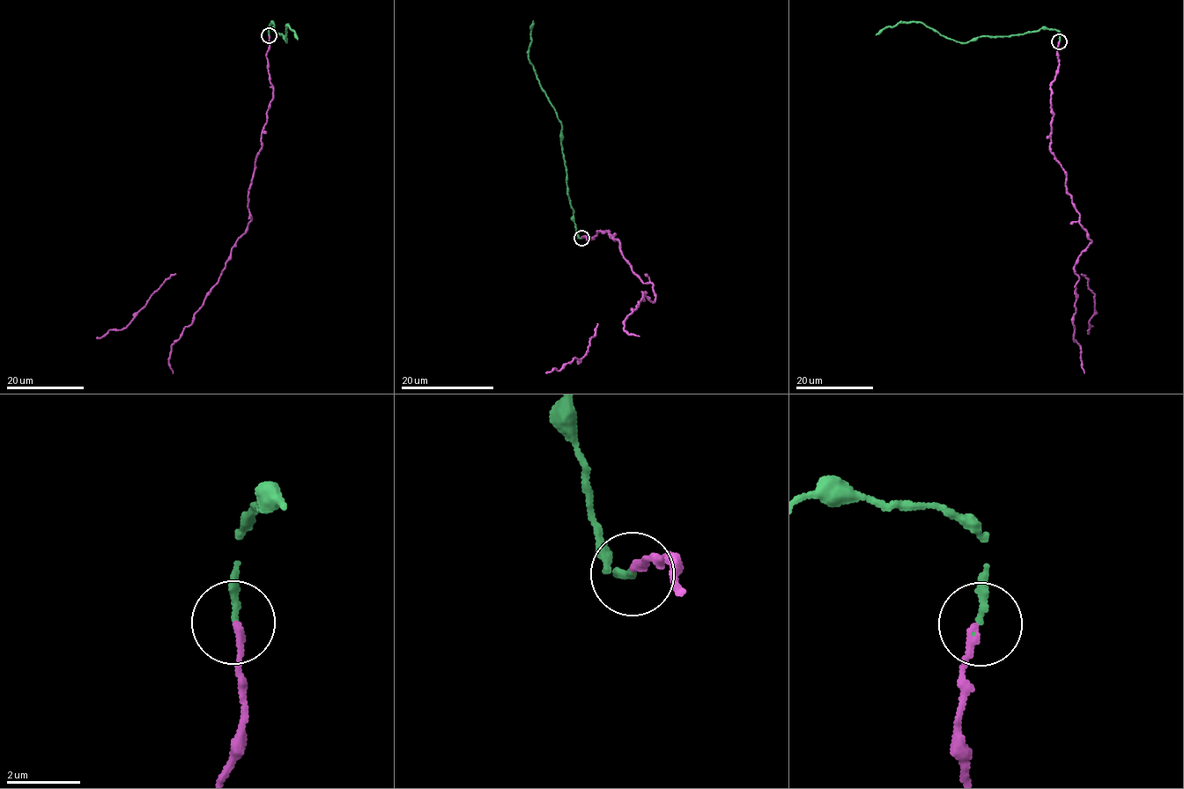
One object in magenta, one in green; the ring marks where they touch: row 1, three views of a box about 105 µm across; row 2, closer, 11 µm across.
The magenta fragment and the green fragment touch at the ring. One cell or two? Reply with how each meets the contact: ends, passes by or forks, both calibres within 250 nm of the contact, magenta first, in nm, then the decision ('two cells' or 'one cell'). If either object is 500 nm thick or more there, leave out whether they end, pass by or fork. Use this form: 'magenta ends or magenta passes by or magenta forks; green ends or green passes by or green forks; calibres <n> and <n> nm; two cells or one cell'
magenta ends; green ends; calibres 190 and 190 nm; one cell

